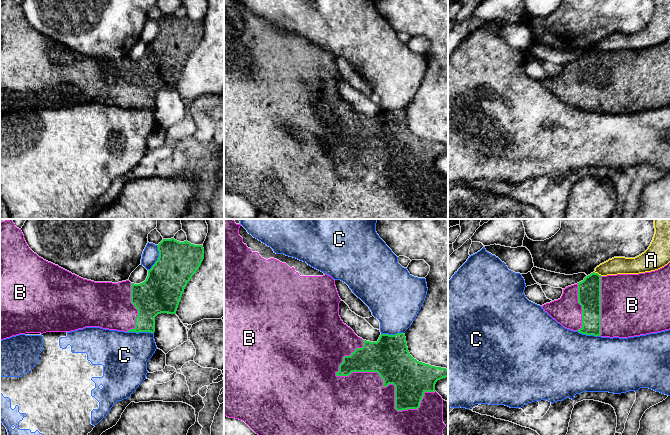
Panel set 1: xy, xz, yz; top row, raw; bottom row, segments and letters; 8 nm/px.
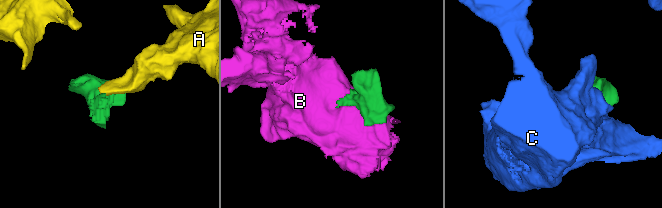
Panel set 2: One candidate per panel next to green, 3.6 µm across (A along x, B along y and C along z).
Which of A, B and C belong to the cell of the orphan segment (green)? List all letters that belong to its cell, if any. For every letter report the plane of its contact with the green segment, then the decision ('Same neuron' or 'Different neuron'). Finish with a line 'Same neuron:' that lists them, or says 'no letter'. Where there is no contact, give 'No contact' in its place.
A: Touches green in yz. Different neuron
B: Touches green in xz. Same neuron
C: Touches green in xy. Different neuron
Same neuron: B

